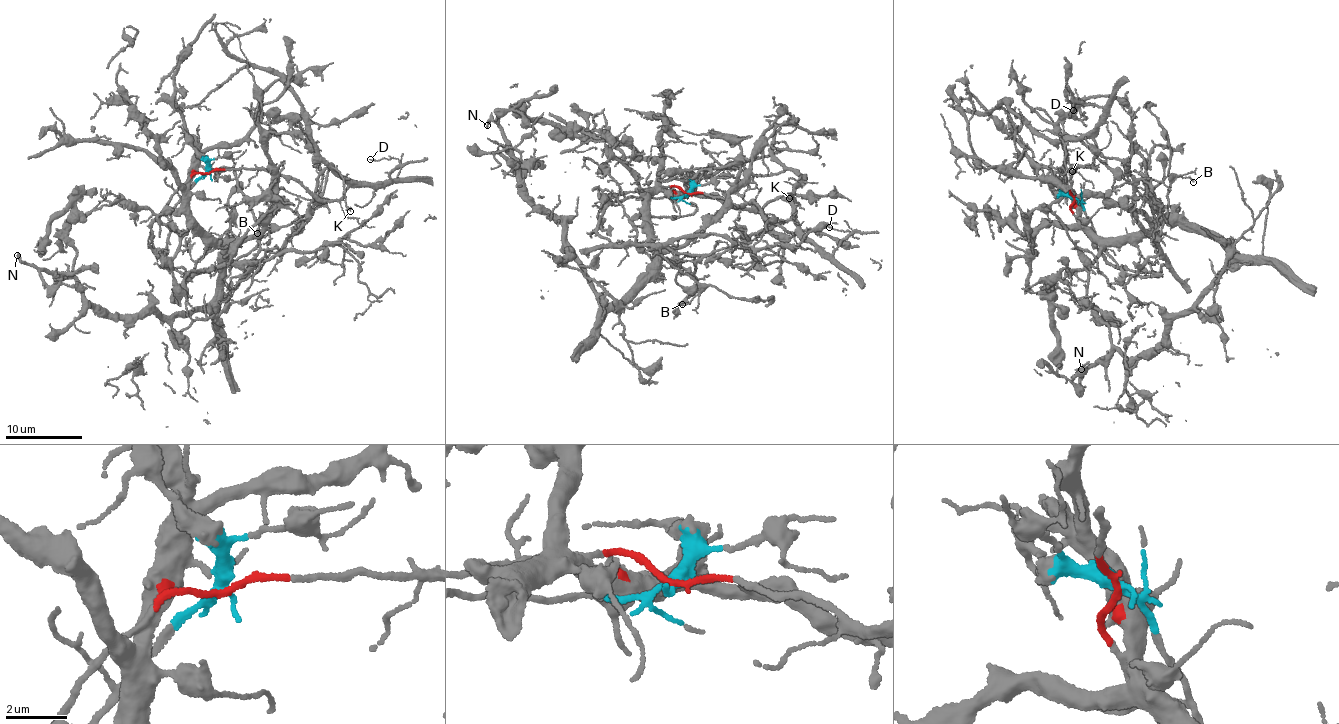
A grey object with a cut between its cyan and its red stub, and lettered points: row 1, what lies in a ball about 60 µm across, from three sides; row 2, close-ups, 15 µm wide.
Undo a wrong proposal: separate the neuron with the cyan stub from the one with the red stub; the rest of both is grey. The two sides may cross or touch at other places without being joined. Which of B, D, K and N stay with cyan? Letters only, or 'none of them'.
B

